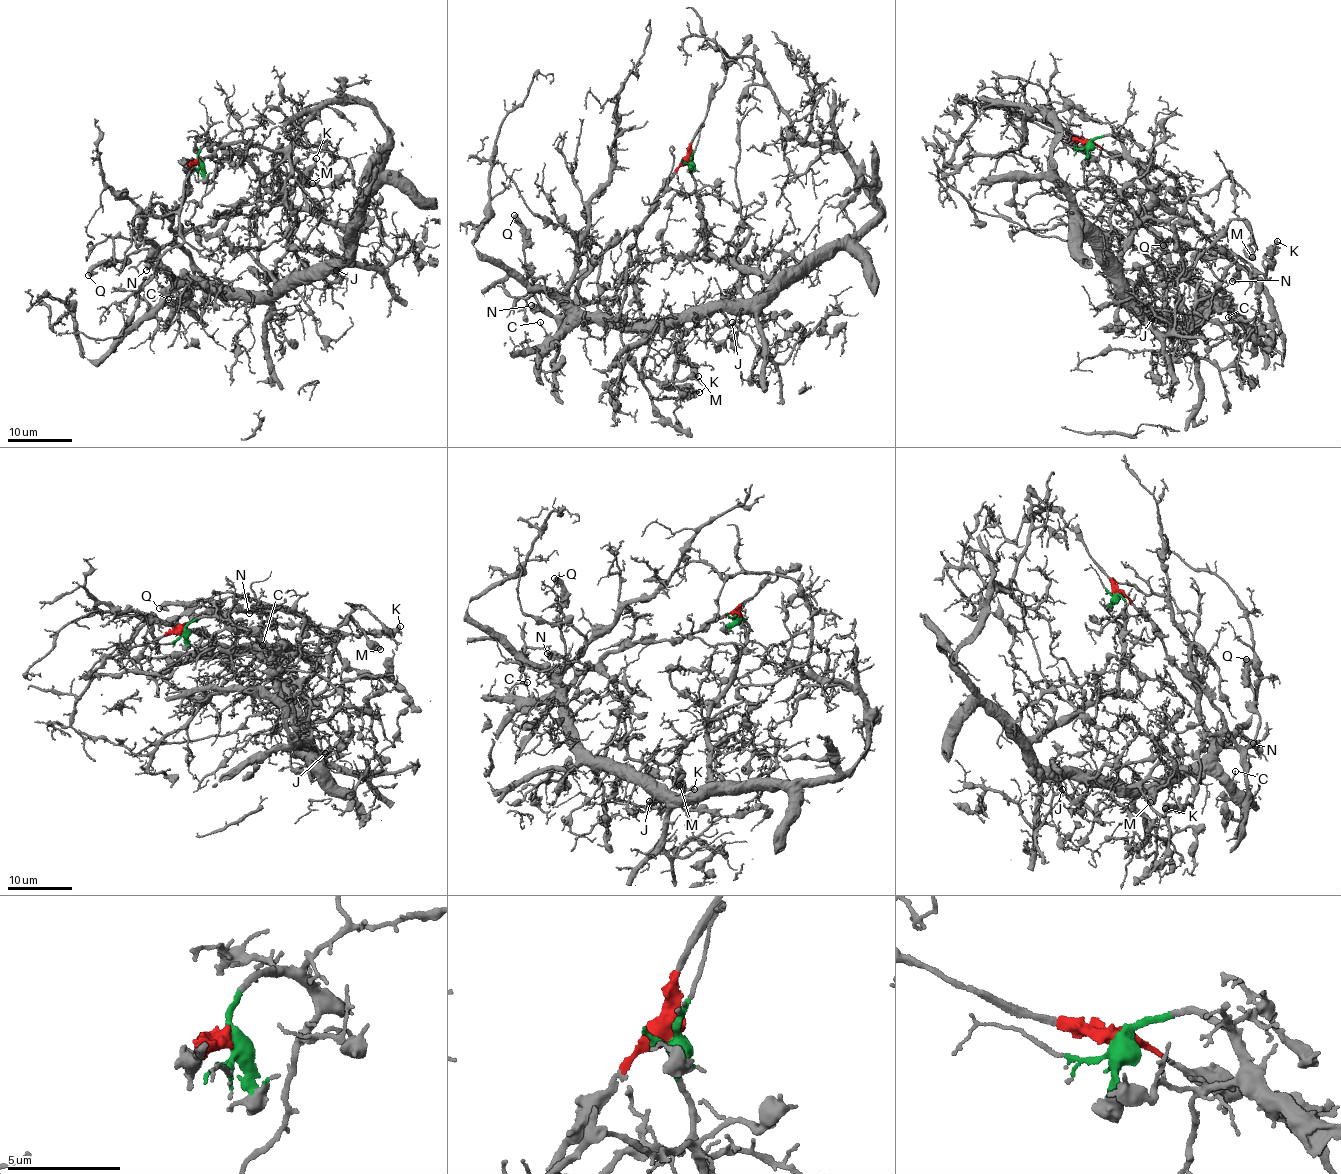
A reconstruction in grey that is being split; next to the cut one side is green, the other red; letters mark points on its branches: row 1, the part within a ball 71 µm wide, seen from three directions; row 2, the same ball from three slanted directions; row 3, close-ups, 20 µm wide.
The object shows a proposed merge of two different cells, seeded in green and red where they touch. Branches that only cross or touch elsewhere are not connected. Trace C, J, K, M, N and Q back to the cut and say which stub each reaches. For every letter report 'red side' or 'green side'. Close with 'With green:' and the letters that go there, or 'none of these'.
C: green side
J: green side
K: red side
M: green side
N: red side
Q: red side
With green: C, J, M

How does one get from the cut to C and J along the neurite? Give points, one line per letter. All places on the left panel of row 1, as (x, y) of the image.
C: (196, 161), (212, 142), (230, 151), (271, 190), (331, 221), (347, 253), (262, 292), (197, 285), (168, 299)
J: (196, 161), (212, 142), (250, 163), (294, 205), (331, 221), (347, 247), (336, 270)

